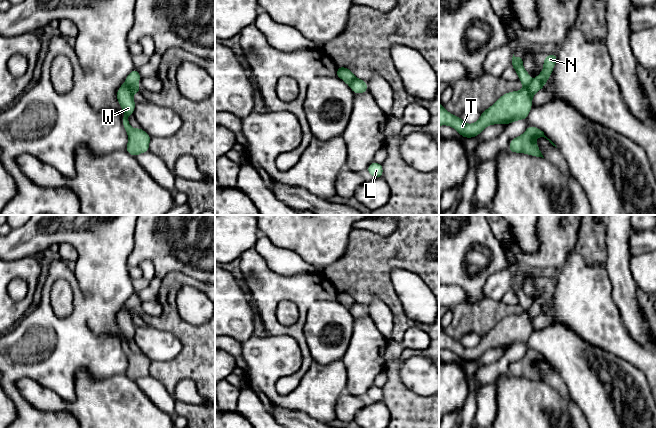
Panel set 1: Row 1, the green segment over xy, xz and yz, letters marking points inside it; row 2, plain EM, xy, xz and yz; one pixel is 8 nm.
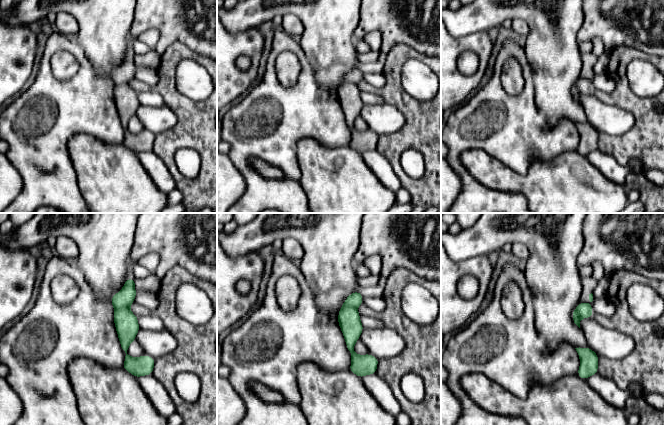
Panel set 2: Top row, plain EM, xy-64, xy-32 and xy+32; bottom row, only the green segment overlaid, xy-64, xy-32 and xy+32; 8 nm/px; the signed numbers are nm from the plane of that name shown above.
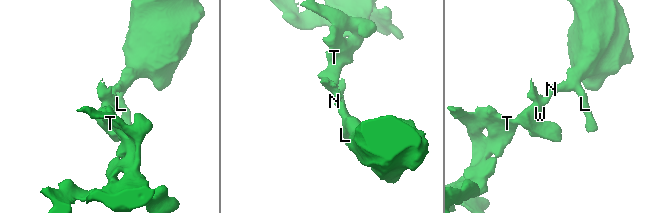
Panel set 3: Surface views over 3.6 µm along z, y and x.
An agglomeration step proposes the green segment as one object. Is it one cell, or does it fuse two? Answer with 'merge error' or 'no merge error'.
merge error

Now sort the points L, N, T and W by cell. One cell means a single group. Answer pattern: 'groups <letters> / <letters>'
groups L N / T W

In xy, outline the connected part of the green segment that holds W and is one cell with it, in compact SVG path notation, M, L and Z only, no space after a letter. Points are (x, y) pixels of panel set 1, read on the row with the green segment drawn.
M133 69L126 77L126 81L119 87L116 93L116 98L125 115L121 118L122 125L128 134L128 143L126 151L128 154L136 157L137 155L149 152L149 144L151 136L142 128L132 128L127 118L128 115L133 115L135 111L135 100L133 93L130 90L130 85L135 84L141 79L137 69Z

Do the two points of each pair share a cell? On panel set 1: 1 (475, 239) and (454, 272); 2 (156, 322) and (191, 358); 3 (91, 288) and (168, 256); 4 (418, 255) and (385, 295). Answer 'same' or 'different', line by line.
1: same
2: same
3: different
4: same

